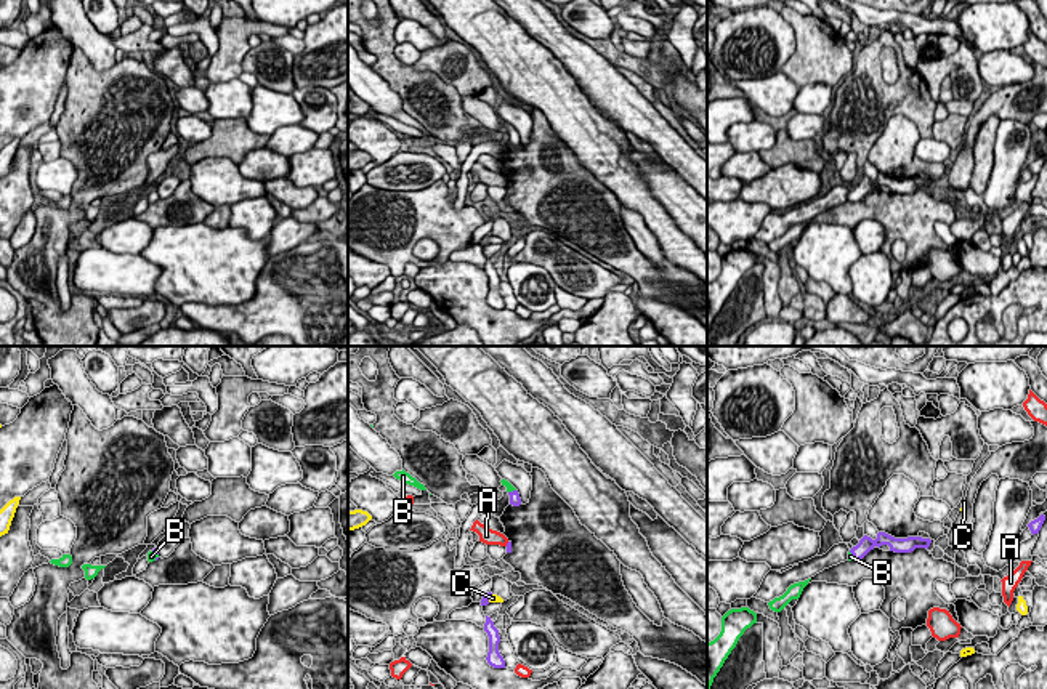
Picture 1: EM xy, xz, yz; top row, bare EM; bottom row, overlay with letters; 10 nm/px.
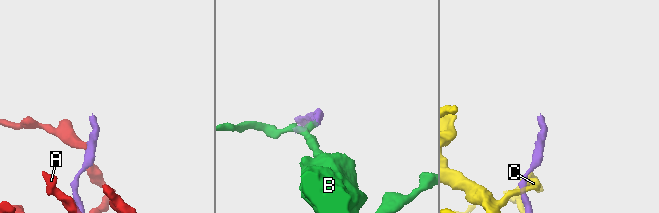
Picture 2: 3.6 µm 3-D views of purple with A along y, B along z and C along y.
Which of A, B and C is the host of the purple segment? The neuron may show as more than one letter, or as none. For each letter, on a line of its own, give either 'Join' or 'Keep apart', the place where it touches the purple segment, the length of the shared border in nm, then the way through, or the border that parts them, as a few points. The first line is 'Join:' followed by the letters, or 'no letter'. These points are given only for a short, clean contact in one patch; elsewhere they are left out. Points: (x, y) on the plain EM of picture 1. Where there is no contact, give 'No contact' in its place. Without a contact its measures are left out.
Join: B
A: Keep apart. Touches purple at xz (507, 185). Shared border 60 nm
B: Join. Touches purple at xy (154, 194). Shared border 120 nm. Path across: xy (154, 191), (154, 194), (151, 197)
C: Keep apart. Touches purple at xz (488, 239). Shared border 100 nm. Boundary: xz (491, 234), (488, 242)

